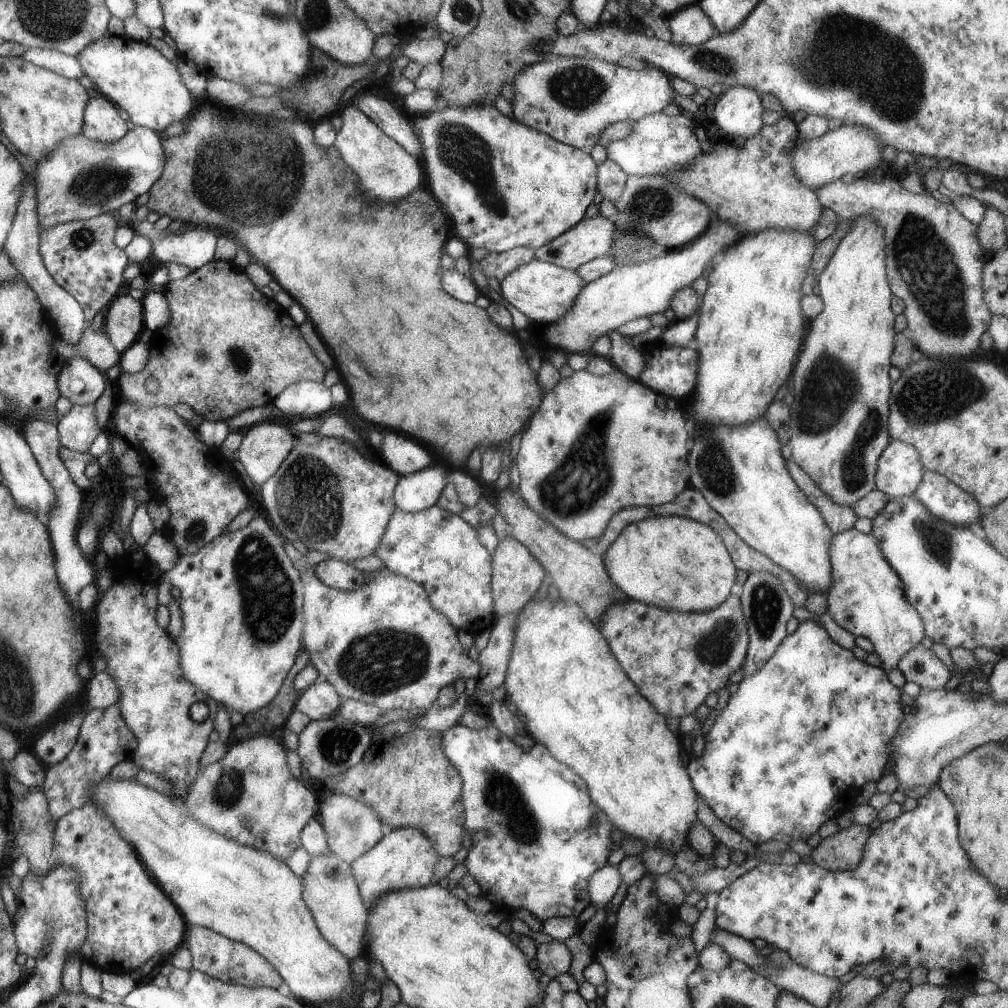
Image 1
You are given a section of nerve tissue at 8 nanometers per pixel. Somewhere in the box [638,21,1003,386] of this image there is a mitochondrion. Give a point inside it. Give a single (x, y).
(924, 259)

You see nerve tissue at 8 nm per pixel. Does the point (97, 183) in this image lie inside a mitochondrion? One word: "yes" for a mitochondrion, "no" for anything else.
yes

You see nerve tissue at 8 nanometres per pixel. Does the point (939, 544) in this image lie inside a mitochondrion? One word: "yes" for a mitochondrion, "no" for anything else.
yes

